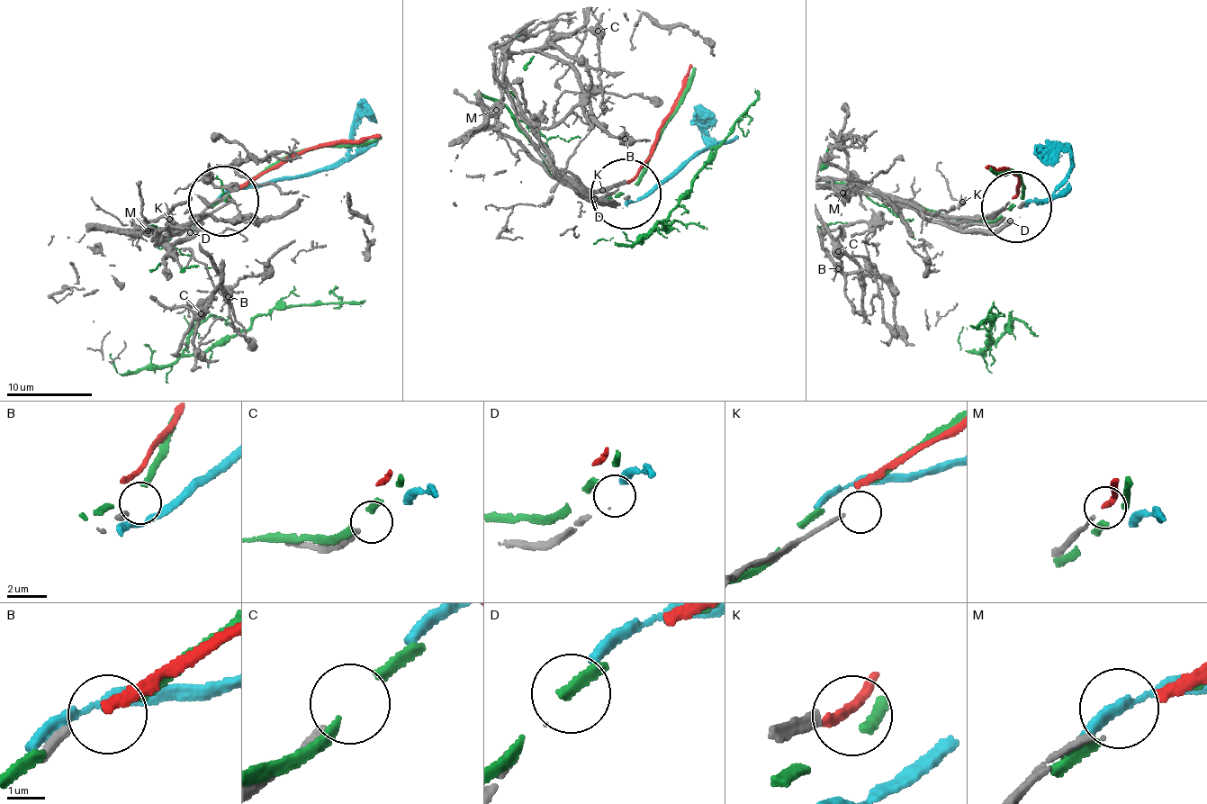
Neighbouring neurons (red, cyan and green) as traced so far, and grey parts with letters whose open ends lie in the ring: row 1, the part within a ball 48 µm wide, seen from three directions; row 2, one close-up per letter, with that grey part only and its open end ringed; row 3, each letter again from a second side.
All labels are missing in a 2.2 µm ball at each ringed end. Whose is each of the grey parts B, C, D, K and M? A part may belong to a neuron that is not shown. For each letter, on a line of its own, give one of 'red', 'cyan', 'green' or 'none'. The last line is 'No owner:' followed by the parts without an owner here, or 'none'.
B: none
C: none
D: cyan
K: none
M: red
No owner: B, C, K

